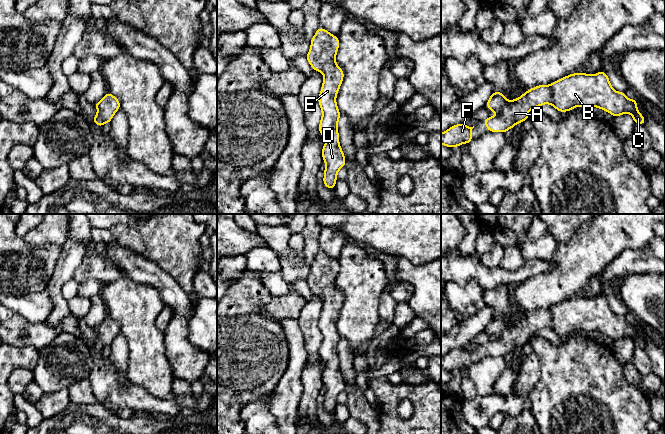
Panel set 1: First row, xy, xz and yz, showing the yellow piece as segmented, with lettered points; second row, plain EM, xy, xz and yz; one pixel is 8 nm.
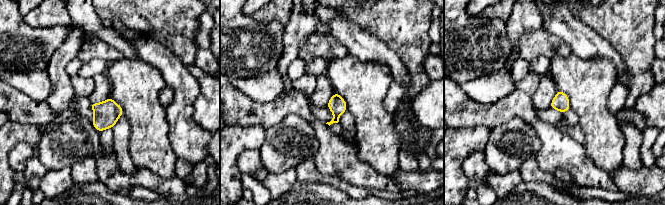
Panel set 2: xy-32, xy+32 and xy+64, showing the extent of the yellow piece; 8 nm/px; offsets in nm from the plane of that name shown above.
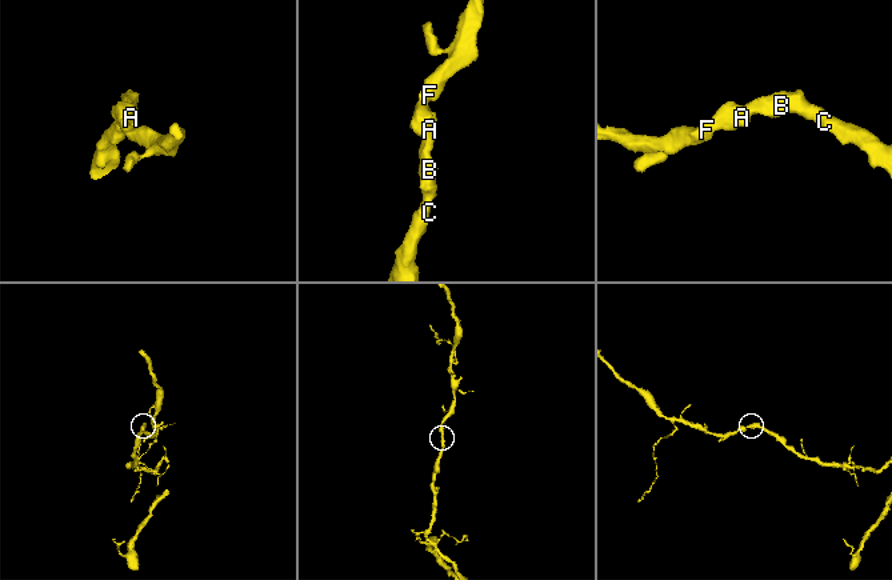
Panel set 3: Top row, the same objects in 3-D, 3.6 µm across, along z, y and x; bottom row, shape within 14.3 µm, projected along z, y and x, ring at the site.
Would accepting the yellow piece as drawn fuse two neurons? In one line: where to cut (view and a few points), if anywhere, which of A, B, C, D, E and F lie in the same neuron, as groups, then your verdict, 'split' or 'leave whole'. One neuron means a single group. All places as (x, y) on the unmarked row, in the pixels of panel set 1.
no cut | A B C D E F | leave whole

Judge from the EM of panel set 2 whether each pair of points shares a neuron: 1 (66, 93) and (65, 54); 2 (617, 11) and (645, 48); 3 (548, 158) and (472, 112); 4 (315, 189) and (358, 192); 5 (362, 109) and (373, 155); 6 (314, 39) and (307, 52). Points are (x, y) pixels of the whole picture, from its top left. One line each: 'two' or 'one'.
1: one
2: one
3: one
4: two
5: one
6: one

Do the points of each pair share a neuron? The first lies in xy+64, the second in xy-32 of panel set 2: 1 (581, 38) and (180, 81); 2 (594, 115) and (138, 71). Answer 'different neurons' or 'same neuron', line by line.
1: same neuron
2: same neuron

